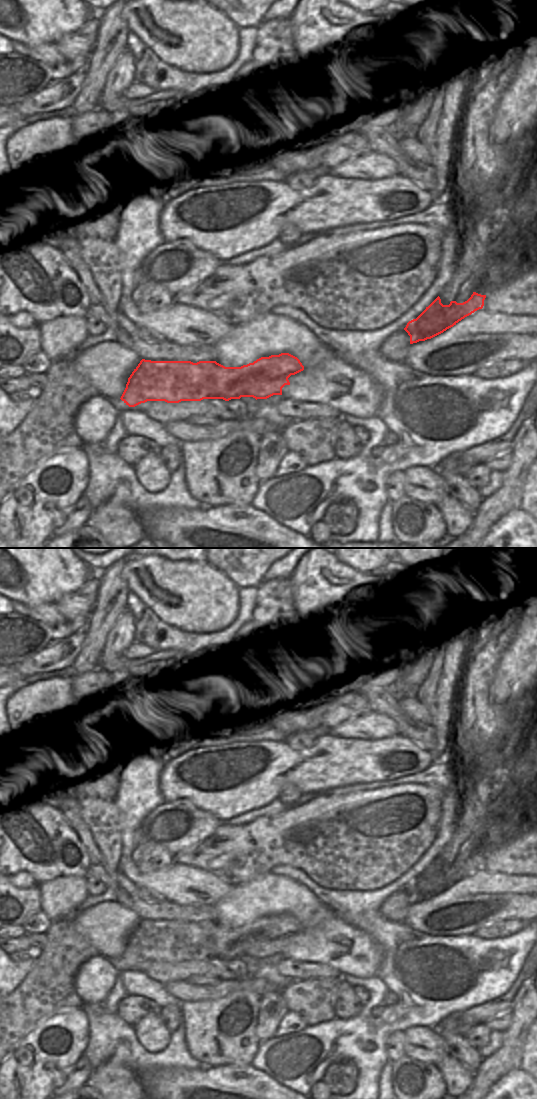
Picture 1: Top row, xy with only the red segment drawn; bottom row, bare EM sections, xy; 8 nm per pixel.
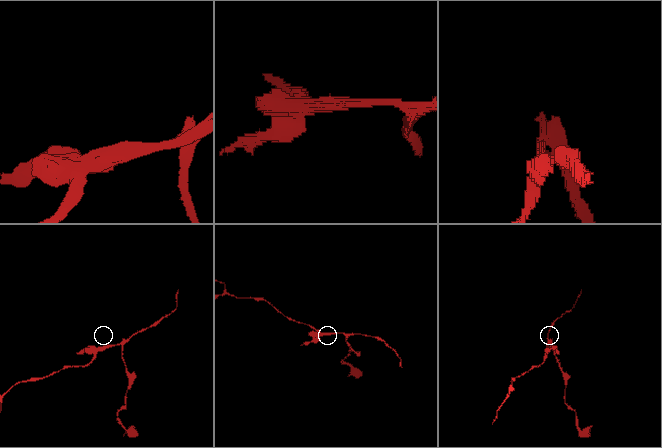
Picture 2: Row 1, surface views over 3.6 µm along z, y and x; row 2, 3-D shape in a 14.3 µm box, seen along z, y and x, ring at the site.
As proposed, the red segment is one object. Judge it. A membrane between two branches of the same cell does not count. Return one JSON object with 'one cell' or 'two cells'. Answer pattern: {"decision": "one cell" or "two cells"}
{"decision": "two cells"}

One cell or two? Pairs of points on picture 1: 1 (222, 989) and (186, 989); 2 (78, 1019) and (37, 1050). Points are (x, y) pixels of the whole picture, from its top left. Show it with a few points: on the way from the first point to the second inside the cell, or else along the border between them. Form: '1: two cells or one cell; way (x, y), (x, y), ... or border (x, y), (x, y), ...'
1: one cell; way (213, 991), (195, 991)
2: one cell; way (68, 1029), (47, 1049)

